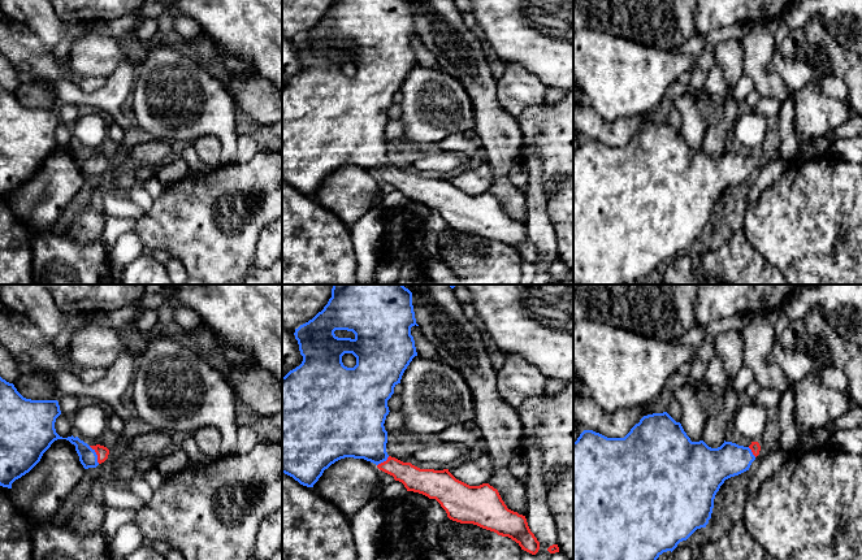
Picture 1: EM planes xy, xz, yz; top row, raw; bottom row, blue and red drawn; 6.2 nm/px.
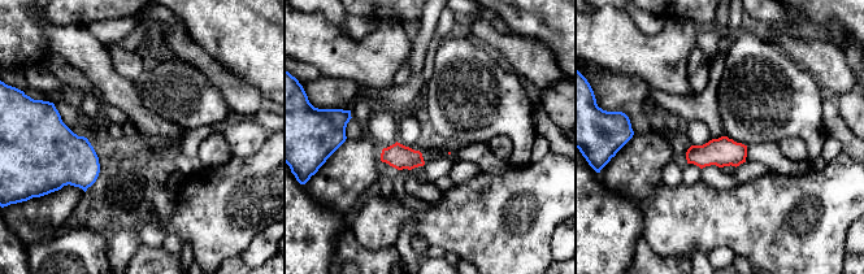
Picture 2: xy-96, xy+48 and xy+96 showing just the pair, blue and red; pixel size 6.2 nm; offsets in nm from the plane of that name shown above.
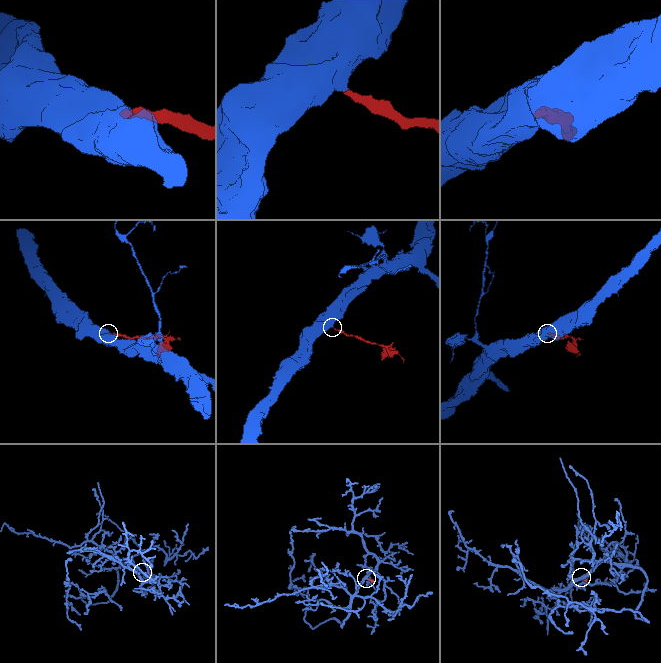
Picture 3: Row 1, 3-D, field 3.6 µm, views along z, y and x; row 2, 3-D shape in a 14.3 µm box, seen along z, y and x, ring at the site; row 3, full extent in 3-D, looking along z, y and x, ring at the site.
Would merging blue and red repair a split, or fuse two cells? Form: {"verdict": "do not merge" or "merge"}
{"verdict": "merge"}

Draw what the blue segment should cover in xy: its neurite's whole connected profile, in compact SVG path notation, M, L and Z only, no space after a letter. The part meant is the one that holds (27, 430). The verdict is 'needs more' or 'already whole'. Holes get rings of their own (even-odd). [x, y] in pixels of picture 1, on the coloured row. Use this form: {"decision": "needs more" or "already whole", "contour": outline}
{"decision": "needs more", "contour": "M0 377L0 486L12 489L12 483L29 473L43 453L57 439L66 439L75 446L85 469L96 468L108 459L109 450L104 446L88 446L78 437L62 438L56 433L55 422L61 414L57 400L31 400L23 398L13 383Z"}

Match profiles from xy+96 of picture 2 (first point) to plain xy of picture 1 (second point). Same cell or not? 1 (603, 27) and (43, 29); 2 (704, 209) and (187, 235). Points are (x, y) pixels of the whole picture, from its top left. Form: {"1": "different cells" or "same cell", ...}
{"1": "different cells", "2": "same cell"}

